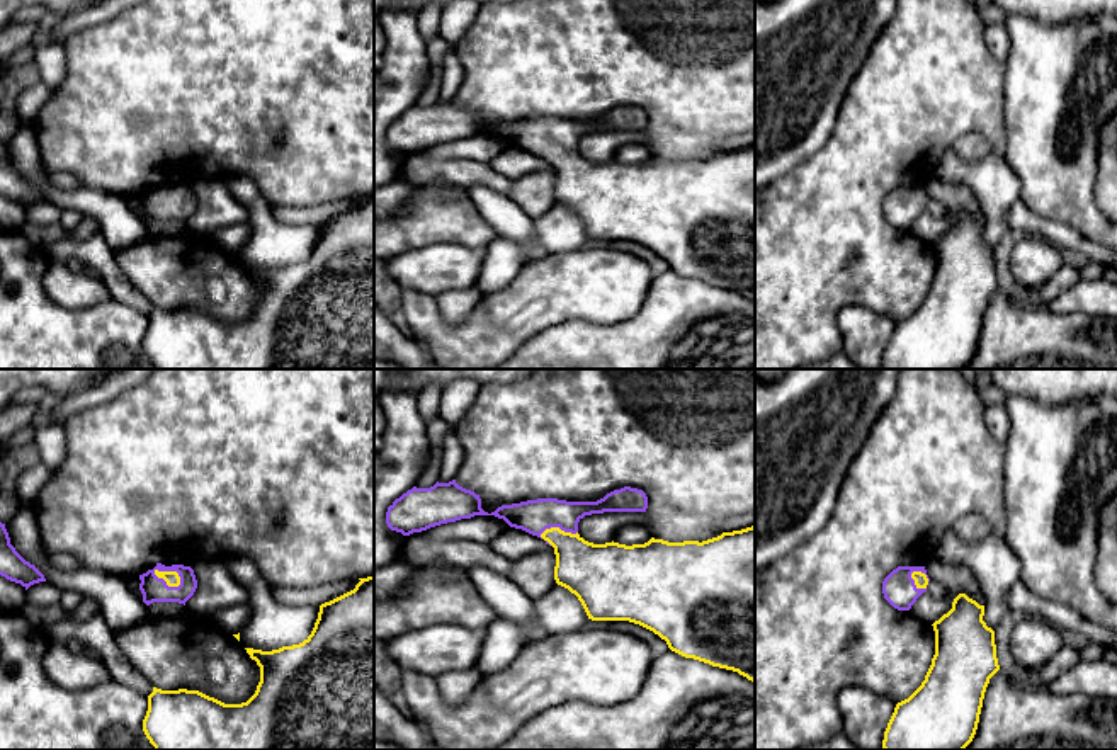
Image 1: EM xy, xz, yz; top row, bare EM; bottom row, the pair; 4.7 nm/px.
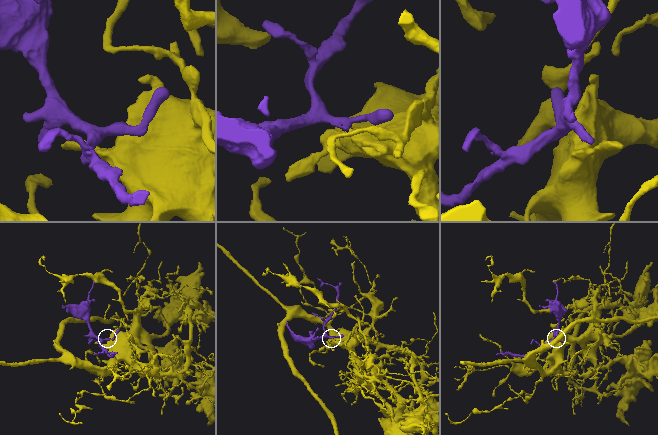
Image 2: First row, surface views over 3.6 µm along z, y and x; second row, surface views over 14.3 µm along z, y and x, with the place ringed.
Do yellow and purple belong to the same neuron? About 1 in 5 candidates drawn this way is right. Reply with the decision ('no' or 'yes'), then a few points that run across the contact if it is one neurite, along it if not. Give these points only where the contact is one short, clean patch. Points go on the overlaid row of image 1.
yes | xy (172, 579), (167, 584), (153, 589)

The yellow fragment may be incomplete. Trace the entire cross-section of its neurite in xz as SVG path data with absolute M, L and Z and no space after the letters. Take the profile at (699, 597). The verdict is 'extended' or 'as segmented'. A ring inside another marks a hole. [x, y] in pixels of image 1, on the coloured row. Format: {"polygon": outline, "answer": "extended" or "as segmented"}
{"polygon": "M435 483L430 488L413 486L396 498L386 512L391 531L410 536L430 527L495 515L510 527L522 529L554 548L554 580L581 602L592 621L629 621L639 624L685 658L738 672L755 682L755 526L723 532L707 541L668 543L651 537L644 544L593 544L578 534L585 515L604 512L646 512L648 497L643 490L624 486L597 502L566 502L537 498L502 505L488 514L481 498L456 483Z", "answer": "extended"}

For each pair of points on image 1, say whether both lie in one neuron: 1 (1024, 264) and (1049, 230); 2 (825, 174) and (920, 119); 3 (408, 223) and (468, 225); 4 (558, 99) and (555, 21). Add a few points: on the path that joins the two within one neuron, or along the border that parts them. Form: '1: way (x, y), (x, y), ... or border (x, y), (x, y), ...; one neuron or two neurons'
1: border (1026, 235), (1039, 235), (1060, 250); two neurons
2: way (849, 172), (896, 124); one neuron
3: way (424, 223), (453, 223); one neuron
4: way (558, 80), (558, 39); one neuron

